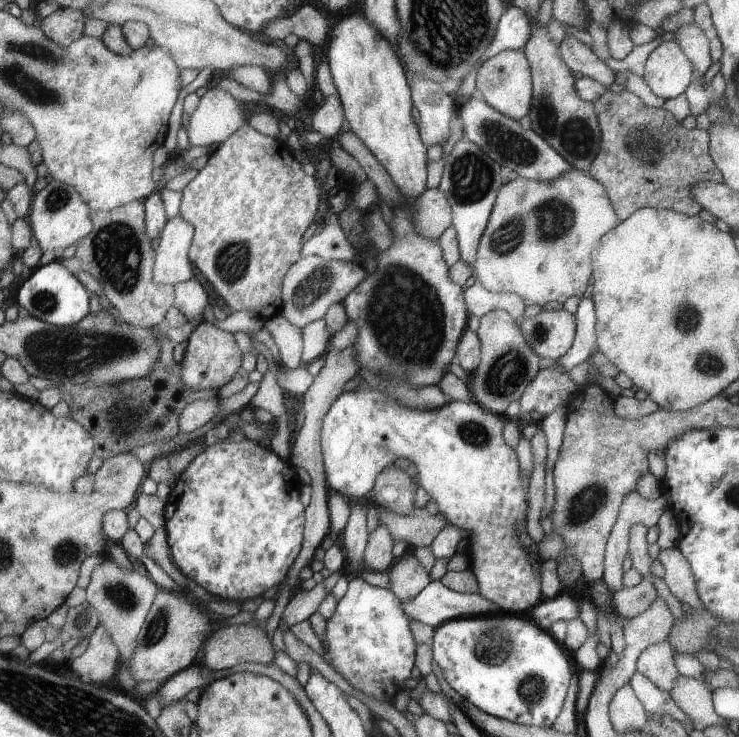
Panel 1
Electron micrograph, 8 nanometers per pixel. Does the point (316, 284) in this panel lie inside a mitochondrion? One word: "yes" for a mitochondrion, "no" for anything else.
yes

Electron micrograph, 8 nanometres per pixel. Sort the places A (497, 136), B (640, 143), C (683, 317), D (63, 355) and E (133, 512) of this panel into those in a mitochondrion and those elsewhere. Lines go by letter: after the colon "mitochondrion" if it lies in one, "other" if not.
A: mitochondrion
B: mitochondrion
C: mitochondrion
D: mitochondrion
E: other

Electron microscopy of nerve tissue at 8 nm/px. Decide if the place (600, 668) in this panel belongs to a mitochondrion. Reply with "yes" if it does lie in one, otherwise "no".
no

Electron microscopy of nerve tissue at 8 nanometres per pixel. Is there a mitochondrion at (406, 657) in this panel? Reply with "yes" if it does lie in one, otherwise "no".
no

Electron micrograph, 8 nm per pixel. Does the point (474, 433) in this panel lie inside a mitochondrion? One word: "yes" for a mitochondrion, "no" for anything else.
yes

